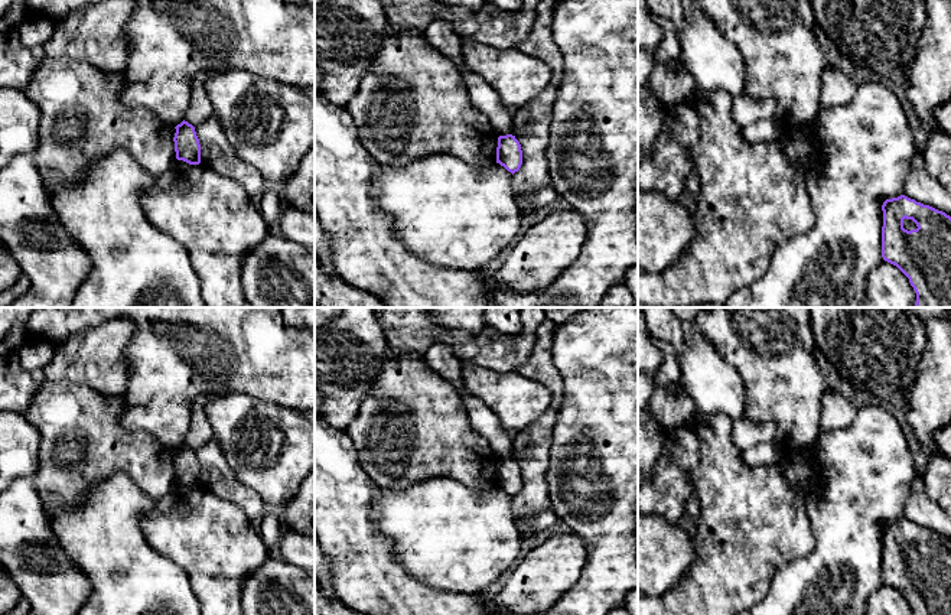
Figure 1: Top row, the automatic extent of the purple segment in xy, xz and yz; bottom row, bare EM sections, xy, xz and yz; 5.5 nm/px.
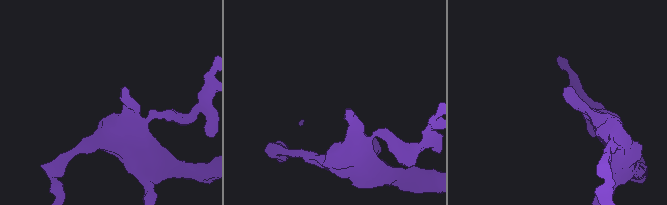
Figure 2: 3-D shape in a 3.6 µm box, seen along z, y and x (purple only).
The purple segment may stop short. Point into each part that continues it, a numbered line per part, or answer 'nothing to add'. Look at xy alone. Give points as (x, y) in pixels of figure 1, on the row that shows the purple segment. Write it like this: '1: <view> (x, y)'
nothing to add

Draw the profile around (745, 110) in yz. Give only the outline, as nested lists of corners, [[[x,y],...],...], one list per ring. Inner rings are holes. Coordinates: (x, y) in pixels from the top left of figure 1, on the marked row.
[[[748,94],[733,97],[732,118],[740,126],[746,127],[761,120],[769,120],[775,117],[773,100],[755,100]]]

